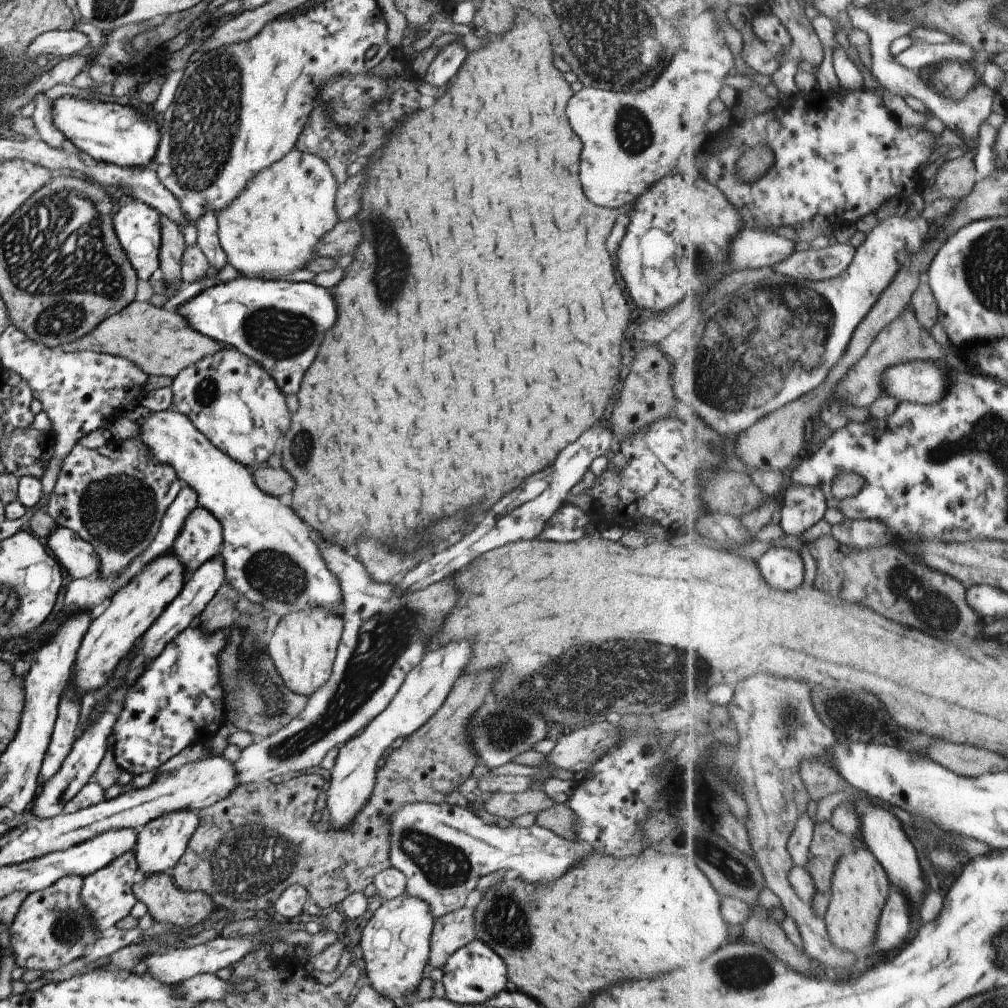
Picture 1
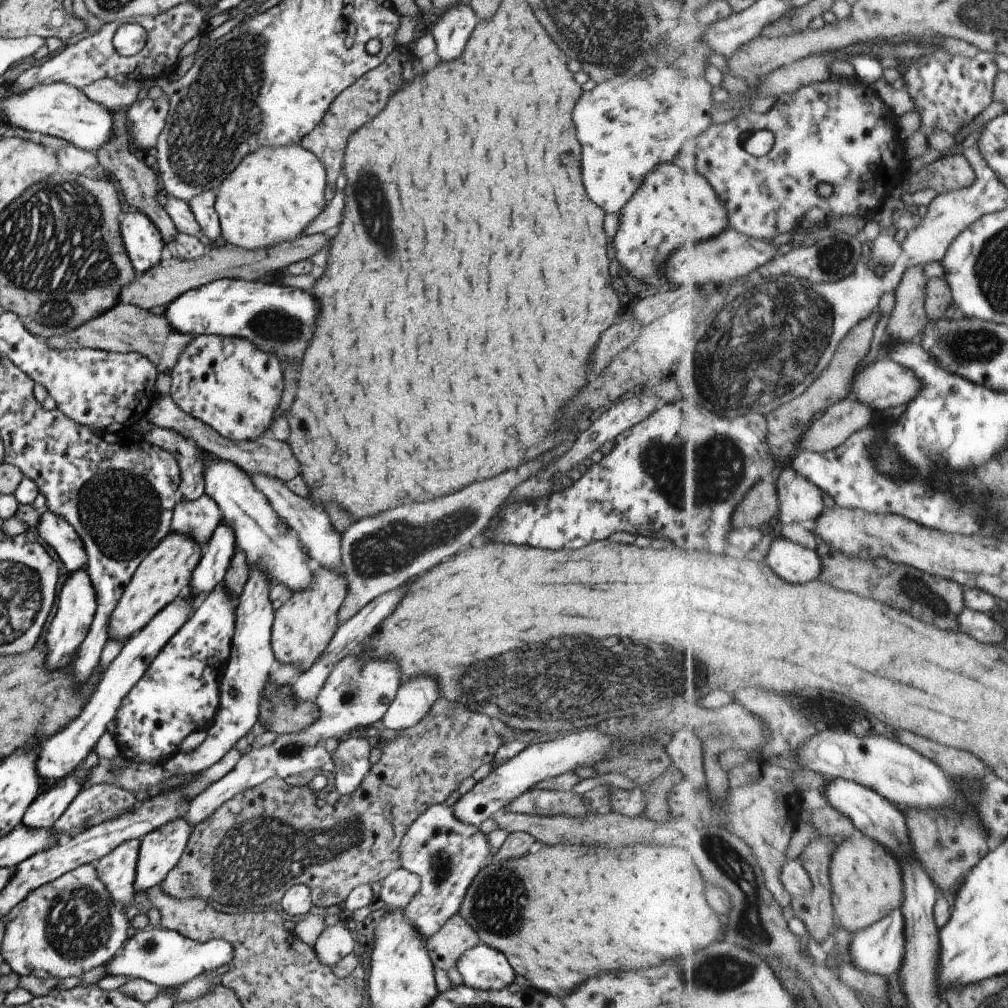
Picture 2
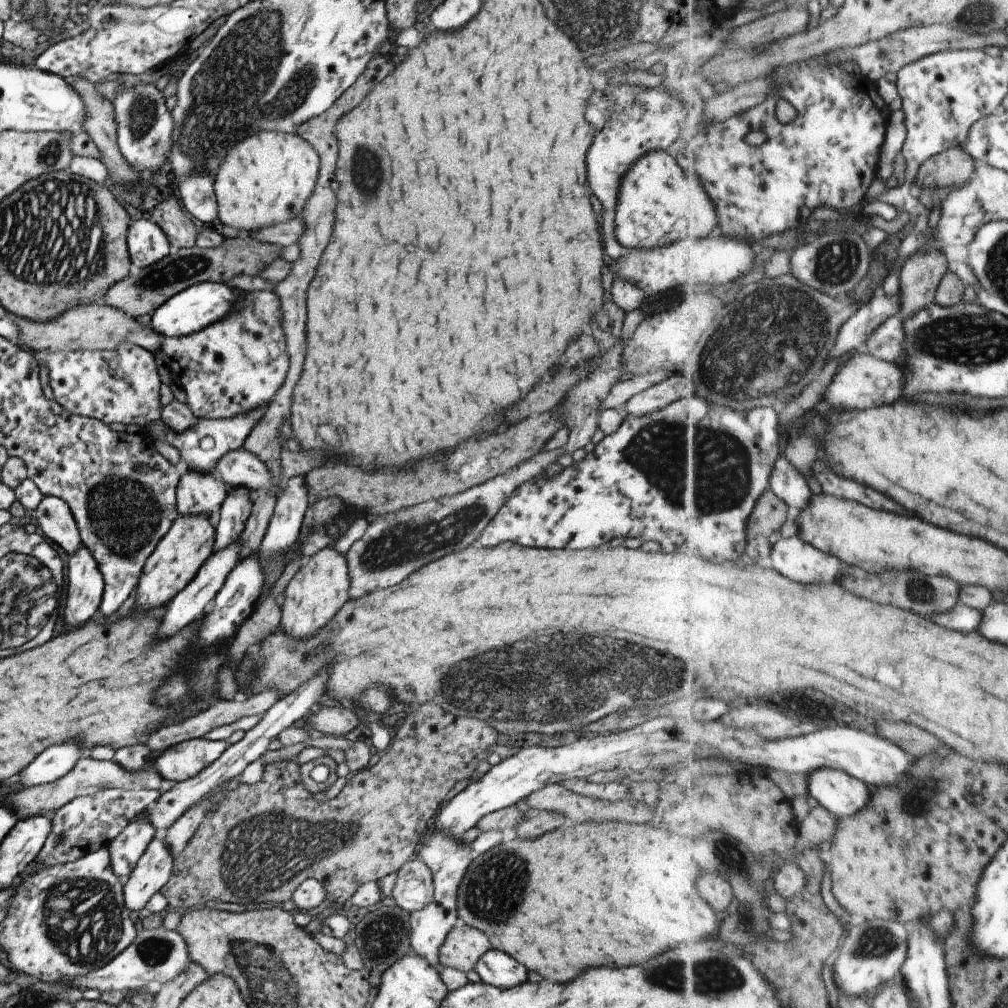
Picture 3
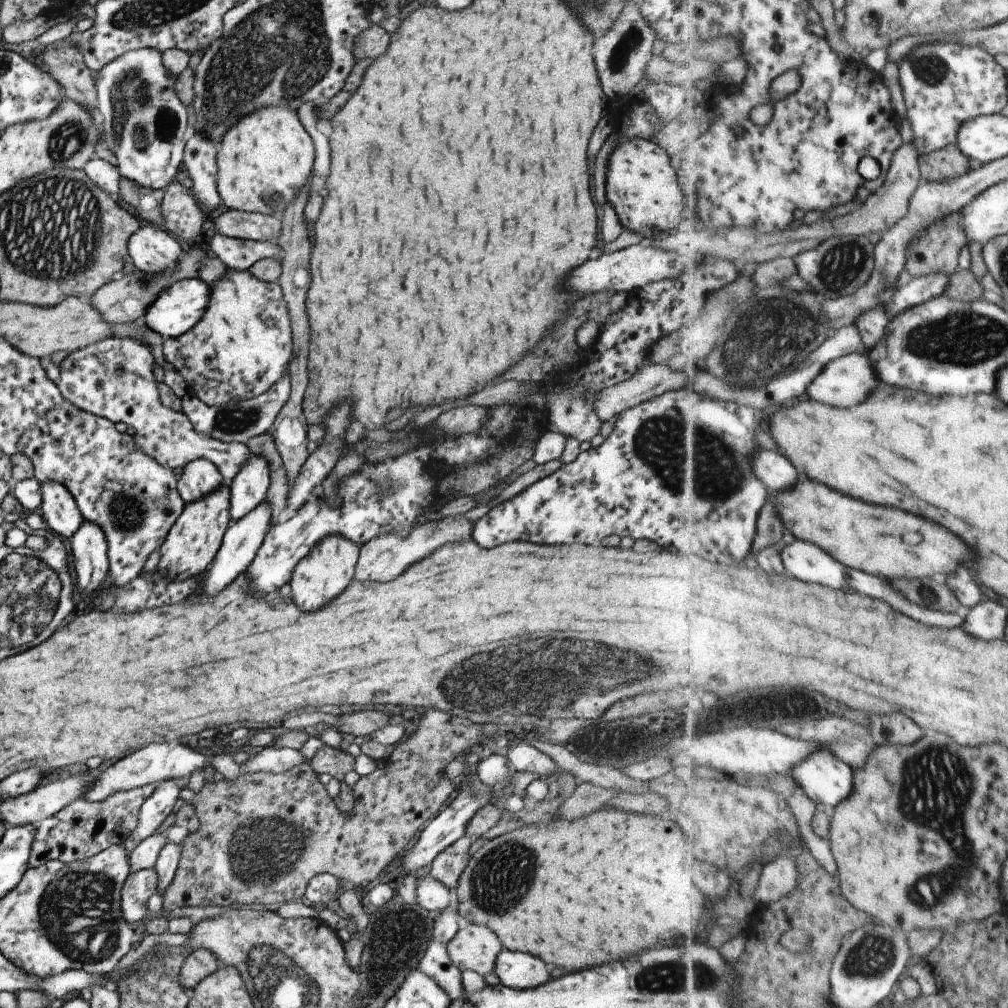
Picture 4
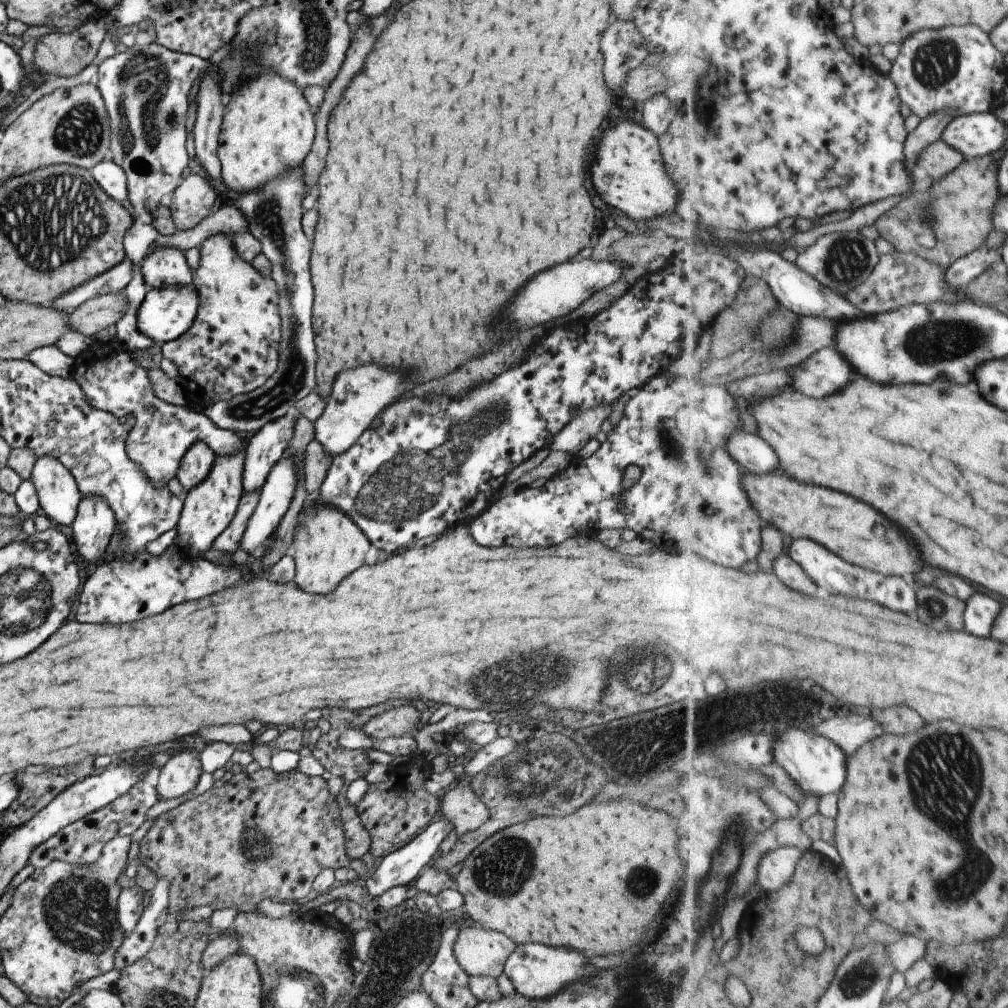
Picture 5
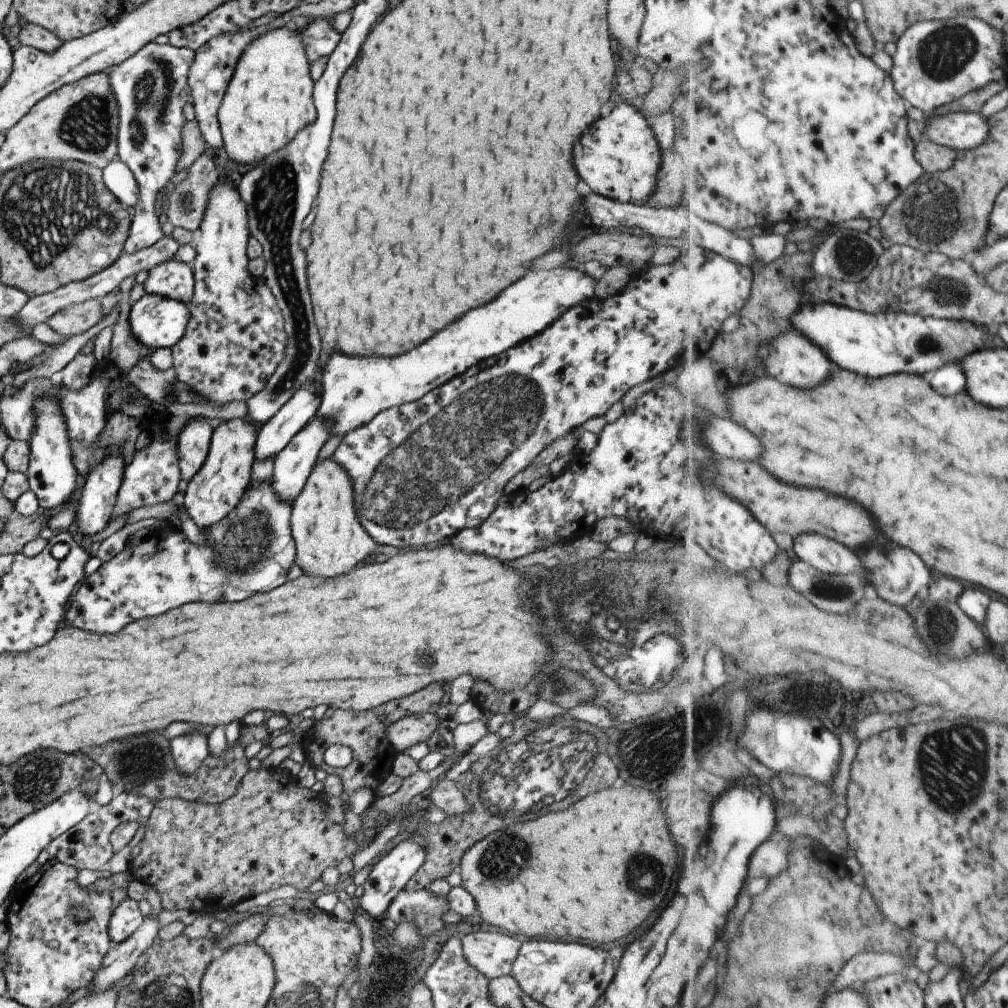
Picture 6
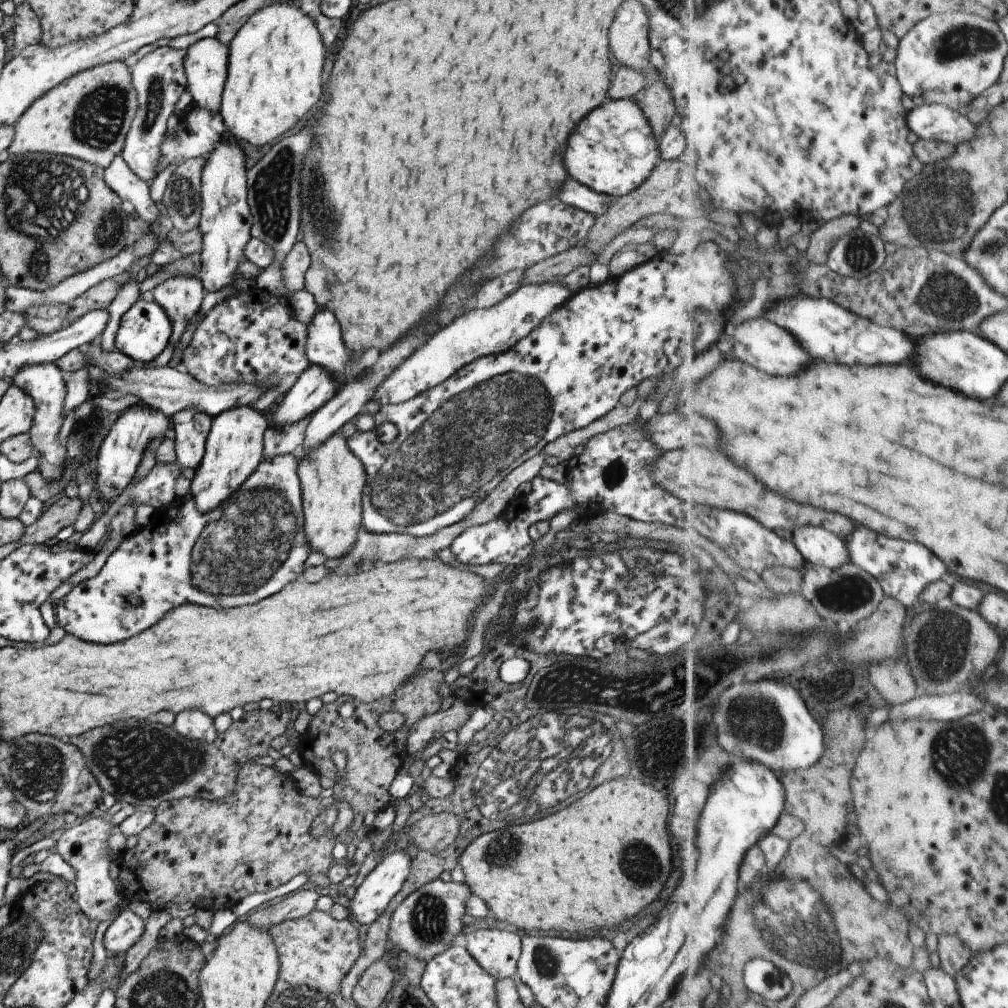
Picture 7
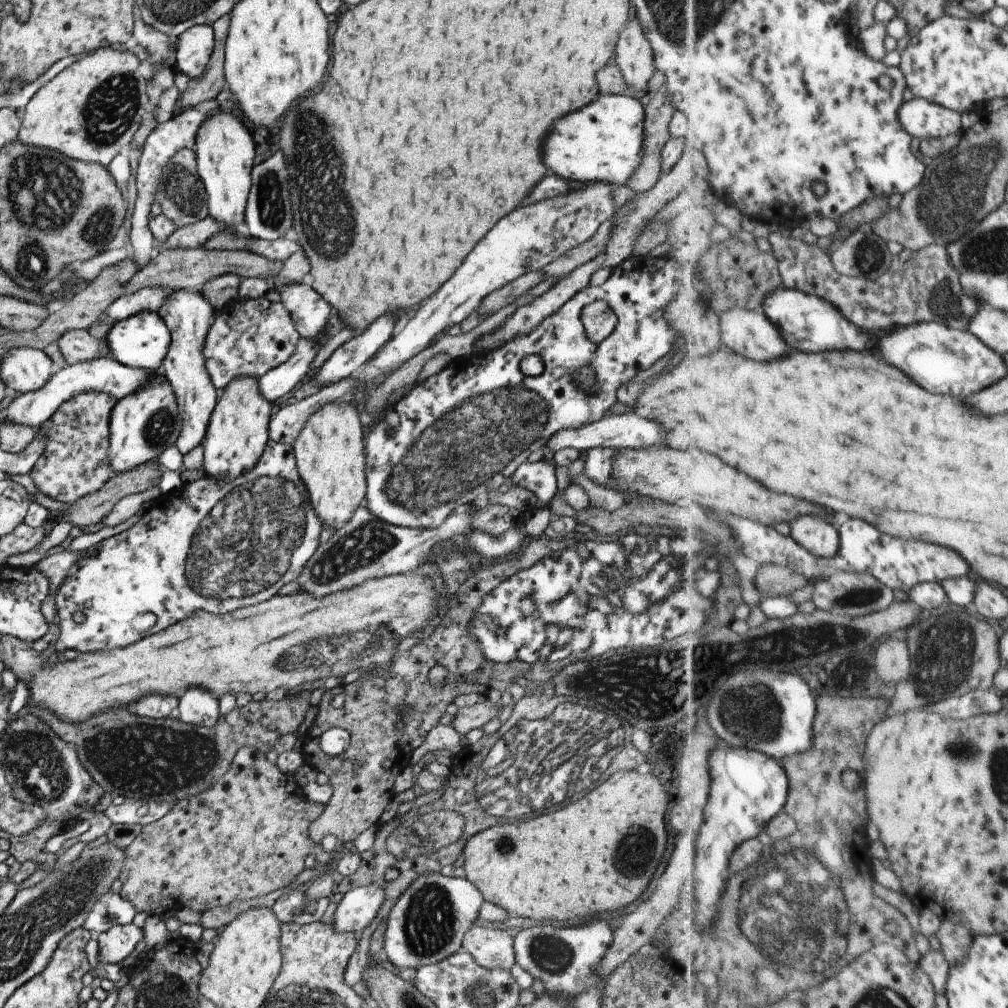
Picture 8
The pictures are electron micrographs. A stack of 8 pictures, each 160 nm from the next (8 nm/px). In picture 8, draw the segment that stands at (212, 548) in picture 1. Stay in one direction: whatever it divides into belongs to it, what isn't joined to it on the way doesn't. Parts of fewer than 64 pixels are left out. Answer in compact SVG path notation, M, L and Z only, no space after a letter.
M187 289L170 292L166 304L157 312L171 334L168 354L160 370L172 385L183 420L183 427L175 444L183 455L203 444L214 407L219 399L219 390L212 384L207 373L205 365L207 360L203 353L207 334L213 325L213 312L213 308L200 292Z

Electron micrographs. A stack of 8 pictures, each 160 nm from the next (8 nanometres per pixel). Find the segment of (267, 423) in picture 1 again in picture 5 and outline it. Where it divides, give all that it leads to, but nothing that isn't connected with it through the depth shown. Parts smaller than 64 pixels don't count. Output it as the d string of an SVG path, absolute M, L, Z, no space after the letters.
M214 234L198 247L200 266L193 270L192 283L198 290L200 308L194 324L182 337L160 344L163 358L170 360L178 369L178 378L196 382L196 390L204 396L210 394L210 405L232 400L262 387L276 372L279 364L279 348L282 338L281 319L278 314L278 286L271 277L261 276L234 250L230 234Z

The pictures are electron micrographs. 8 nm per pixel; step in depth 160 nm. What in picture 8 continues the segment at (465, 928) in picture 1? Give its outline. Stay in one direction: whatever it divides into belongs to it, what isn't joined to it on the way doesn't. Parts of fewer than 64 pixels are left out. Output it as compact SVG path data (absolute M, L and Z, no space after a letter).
M474 924L465 934L462 950L470 953L481 967L502 967L510 972L516 963L513 938L513 932L505 930L502 925L494 927Z

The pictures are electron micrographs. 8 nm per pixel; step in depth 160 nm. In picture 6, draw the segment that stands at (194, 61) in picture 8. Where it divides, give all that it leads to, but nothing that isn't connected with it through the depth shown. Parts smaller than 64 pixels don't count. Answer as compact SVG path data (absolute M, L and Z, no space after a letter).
M290 11L289 13L284 13L281 18L274 20L274 22L256 27L251 32L223 34L211 38L205 45L202 45L200 49L195 51L195 57L192 61L187 81L191 88L191 102L195 108L195 119L197 120L202 136L209 147L220 148L223 146L223 136L219 127L217 112L224 93L228 88L236 63L240 58L241 52L245 49L245 46L248 46L248 43L256 35L259 35L268 29L292 25L292 21L290 21L291 18L298 15L298 12Z

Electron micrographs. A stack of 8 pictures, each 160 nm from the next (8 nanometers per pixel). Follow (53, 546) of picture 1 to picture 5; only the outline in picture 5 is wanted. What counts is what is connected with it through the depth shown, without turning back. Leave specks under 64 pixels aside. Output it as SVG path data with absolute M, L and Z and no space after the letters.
M52 455L37 457L29 481L36 489L39 505L53 525L70 526L75 519L81 494L72 473Z

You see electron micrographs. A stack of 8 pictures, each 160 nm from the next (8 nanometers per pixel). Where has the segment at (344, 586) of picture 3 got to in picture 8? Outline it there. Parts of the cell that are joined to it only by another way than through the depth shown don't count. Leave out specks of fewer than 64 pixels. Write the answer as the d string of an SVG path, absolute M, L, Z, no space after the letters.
M342 400L325 404L306 420L292 446L299 475L307 486L313 509L323 520L323 528L334 528L334 531L351 519L367 493L366 430L358 417L360 412L360 406Z

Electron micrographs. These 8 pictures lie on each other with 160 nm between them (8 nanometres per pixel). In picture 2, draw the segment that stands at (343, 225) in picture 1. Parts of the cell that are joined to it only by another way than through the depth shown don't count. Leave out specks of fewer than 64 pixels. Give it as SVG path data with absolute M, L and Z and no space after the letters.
M316 233L315 235L304 234L292 241L284 241L258 250L243 249L226 242L208 244L200 258L184 260L172 257L161 260L160 264L154 265L141 276L137 276L129 285L124 285L119 294L119 301L148 311L156 306L166 306L187 290L218 279L264 281L266 275L282 273L288 265L310 258L329 242L331 243L331 240L322 233Z

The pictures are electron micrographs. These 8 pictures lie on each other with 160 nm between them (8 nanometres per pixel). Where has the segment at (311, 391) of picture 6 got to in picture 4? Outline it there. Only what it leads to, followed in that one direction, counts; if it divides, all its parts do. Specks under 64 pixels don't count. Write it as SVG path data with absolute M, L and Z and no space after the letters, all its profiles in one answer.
M249 453L247 463L230 484L232 522L240 520L267 498L271 485L269 464L264 455Z

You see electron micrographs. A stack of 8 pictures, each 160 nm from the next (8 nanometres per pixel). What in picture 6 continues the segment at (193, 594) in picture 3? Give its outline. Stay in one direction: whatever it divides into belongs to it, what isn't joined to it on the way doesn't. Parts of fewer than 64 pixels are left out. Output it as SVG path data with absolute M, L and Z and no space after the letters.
M318 414L277 454L273 464L273 473L270 482L273 484L277 495L285 501L293 501L302 490L303 484L308 480L320 449L330 438L333 424L328 419L319 417Z

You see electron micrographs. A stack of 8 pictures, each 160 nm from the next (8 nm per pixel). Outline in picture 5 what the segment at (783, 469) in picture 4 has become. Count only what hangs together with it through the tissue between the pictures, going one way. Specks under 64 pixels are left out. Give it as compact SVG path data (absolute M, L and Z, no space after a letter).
M750 428L736 431L731 436L727 449L746 471L764 474L780 466L776 450L762 436L754 434L754 428L752 432Z

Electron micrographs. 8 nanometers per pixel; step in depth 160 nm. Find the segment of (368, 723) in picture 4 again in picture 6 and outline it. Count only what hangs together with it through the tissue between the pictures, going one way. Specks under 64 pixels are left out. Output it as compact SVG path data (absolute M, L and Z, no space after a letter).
M436 712L414 713L392 723L387 737L397 752L408 751L418 742L426 742L436 731L440 718Z

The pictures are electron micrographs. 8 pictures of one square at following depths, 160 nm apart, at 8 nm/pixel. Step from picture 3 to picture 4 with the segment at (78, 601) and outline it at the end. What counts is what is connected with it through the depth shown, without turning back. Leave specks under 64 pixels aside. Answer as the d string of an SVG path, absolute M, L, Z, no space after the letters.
M83 519L78 530L70 538L70 546L72 546L74 570L76 570L76 580L78 581L76 588L84 597L91 598L108 582L109 558L106 535L98 523Z

